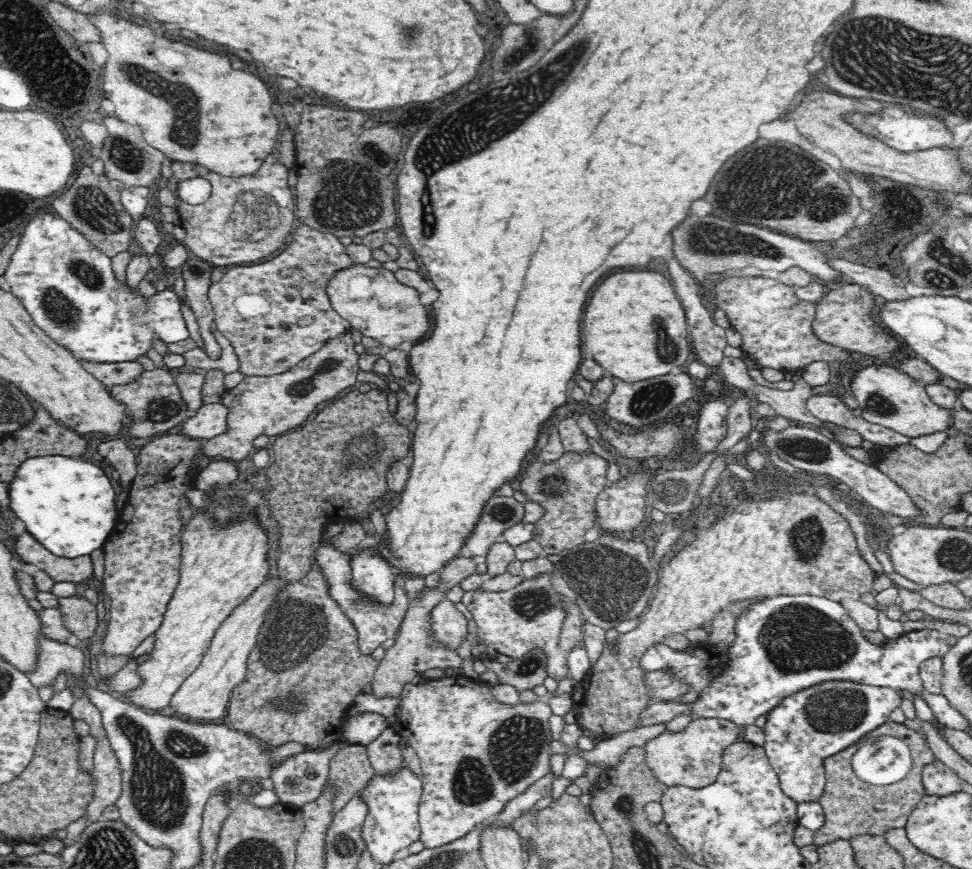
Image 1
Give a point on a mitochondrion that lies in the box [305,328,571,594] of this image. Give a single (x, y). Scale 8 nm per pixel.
(363, 451)

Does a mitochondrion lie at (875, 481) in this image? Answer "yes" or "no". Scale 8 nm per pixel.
no

